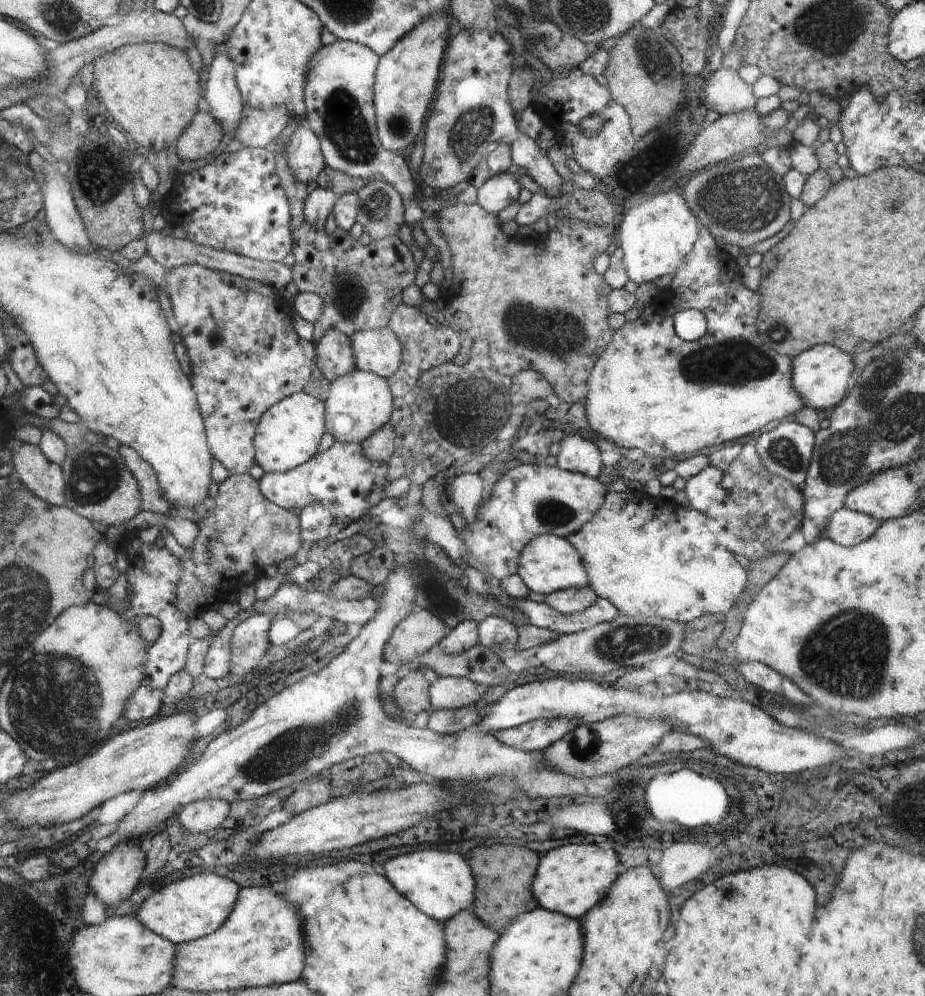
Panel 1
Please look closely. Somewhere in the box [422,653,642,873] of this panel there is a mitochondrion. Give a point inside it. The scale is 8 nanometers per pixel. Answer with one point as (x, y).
(583, 746)

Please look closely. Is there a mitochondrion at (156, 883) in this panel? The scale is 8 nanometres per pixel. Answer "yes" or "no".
no

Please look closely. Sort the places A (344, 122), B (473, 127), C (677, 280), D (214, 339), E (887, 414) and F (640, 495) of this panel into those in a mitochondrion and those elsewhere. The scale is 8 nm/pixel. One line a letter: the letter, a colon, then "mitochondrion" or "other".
A: mitochondrion
B: mitochondrion
C: other
D: mitochondrion
E: mitochondrion
F: other

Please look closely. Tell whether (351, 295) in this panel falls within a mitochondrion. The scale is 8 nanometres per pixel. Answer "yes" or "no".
yes

